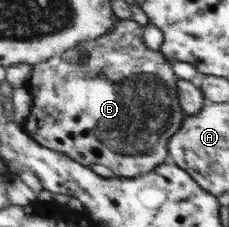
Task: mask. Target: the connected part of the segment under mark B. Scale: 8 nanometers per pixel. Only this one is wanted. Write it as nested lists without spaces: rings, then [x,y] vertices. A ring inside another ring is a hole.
[[[119,19],[112,31],[92,41],[83,41],[80,47],[69,49],[59,55],[52,56],[49,60],[34,65],[28,87],[34,96],[34,107],[24,128],[37,142],[51,150],[66,154],[69,158],[90,167],[91,164],[102,164],[109,168],[117,177],[135,178],[142,174],[159,169],[170,152],[168,142],[183,126],[187,114],[180,103],[180,90],[177,86],[177,73],[173,70],[172,61],[160,50],[150,50],[143,42],[143,27],[133,19]]]

